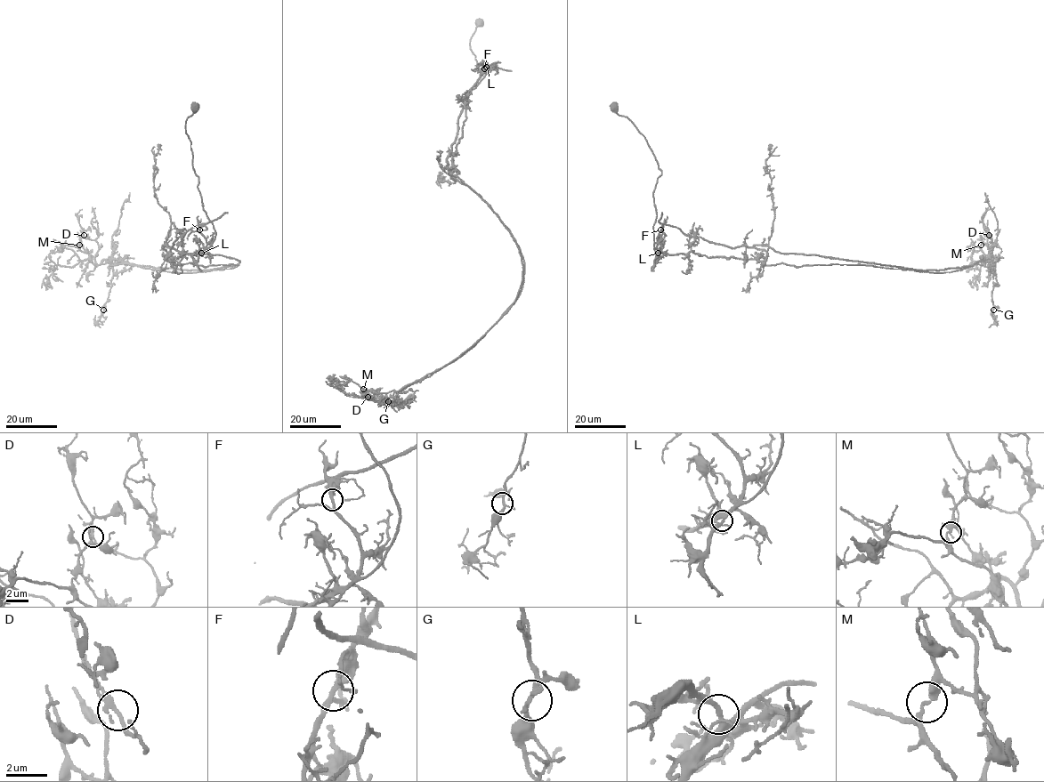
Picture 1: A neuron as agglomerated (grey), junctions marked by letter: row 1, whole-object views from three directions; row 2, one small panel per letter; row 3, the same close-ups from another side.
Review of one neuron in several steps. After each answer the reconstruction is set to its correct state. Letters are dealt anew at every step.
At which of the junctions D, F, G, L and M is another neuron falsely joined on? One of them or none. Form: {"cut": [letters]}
{"cut": ["M"]}

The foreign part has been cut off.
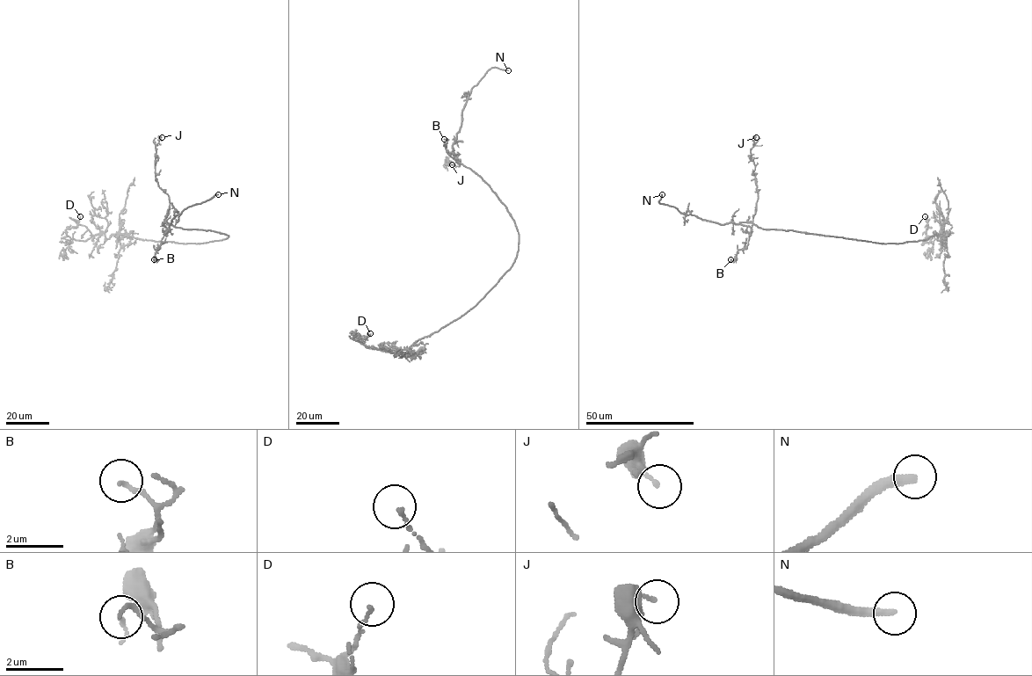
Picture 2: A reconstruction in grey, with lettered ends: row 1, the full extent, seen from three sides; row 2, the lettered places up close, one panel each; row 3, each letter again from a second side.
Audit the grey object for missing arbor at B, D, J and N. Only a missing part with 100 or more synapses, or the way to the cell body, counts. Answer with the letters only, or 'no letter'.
N

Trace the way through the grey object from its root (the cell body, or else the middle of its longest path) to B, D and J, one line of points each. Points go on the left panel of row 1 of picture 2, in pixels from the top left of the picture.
B: (227, 238), (228, 236), (224, 234), (183, 229), (163, 221), (166, 233), (156, 250), (156, 261), (154, 259)
D: (227, 238), (178, 243), (123, 234), (107, 238), (102, 232), (70, 243), (66, 229), (75, 227), (80, 216)
J: (227, 238), (224, 234), (183, 229), (166, 221), (169, 197), (155, 176), (156, 146), (162, 137)

